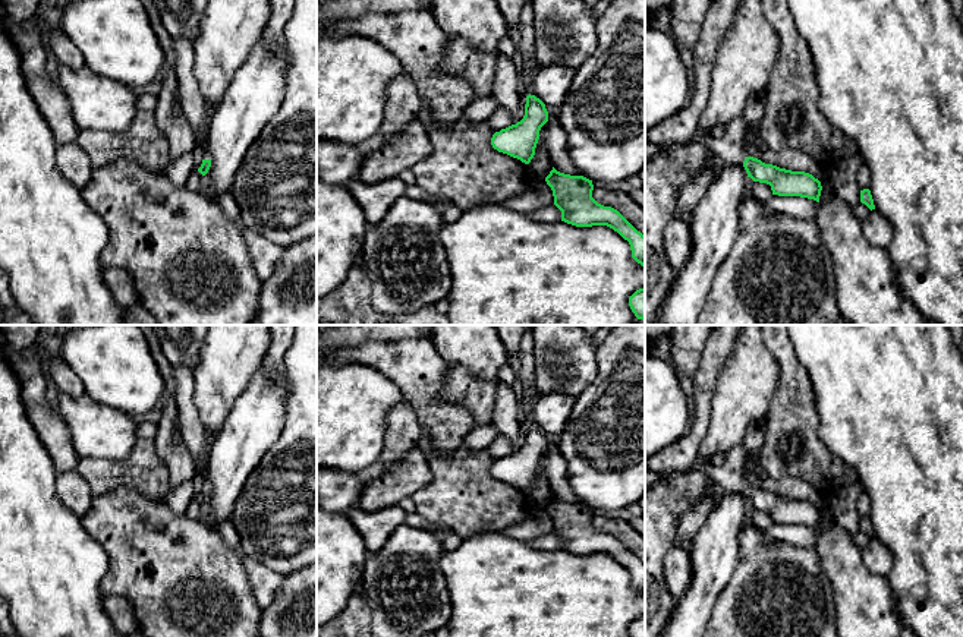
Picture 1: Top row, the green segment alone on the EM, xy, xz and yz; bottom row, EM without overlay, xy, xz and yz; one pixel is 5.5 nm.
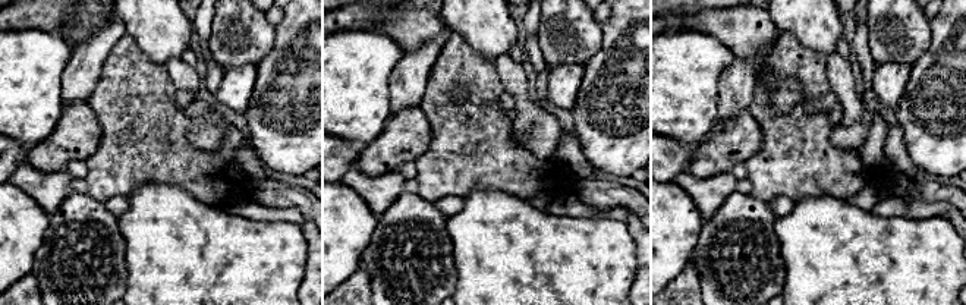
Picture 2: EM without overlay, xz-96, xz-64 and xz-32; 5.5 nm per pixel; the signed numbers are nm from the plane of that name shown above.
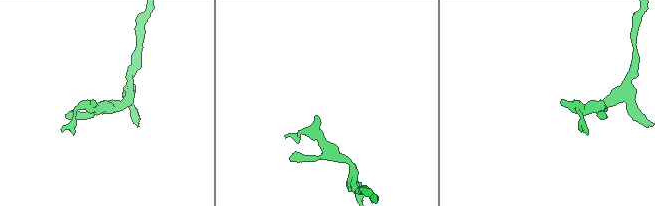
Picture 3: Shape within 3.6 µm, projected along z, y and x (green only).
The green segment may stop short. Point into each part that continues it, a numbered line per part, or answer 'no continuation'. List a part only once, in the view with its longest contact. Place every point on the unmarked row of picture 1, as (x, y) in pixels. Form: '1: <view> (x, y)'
no continuation

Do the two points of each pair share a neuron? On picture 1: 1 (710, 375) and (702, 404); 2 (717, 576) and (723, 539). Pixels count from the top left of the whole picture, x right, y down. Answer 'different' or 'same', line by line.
1: same
2: same

